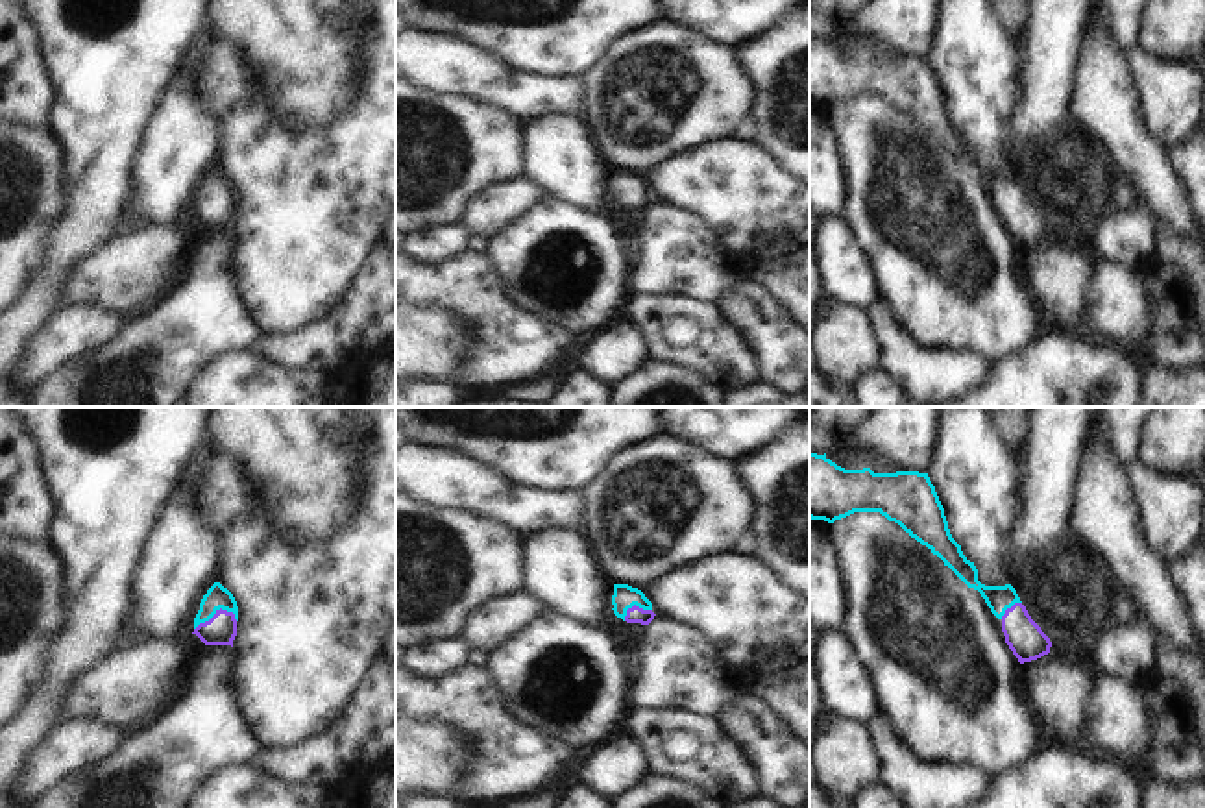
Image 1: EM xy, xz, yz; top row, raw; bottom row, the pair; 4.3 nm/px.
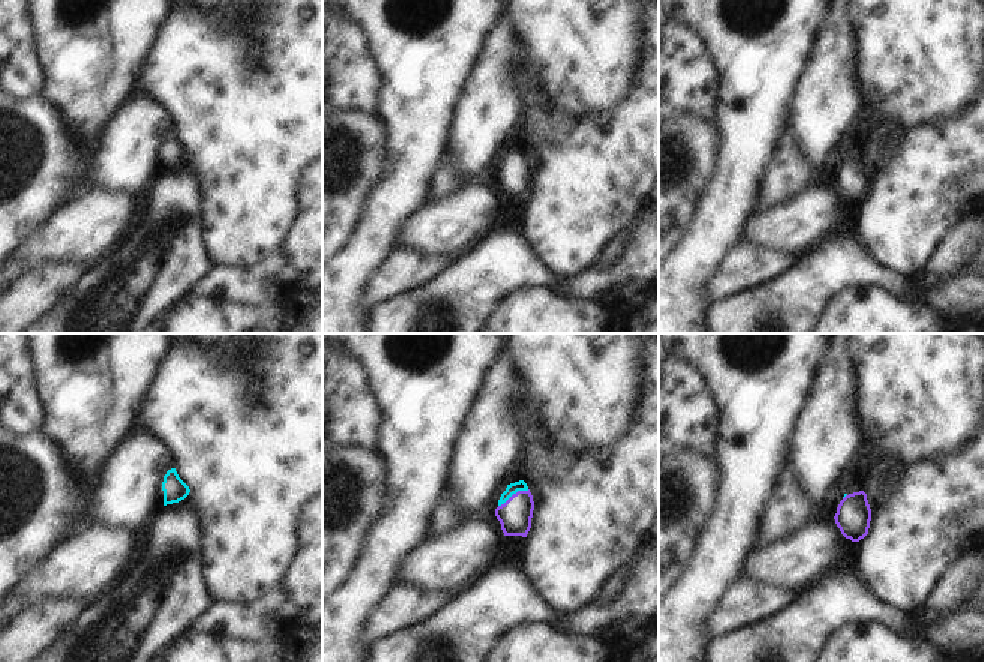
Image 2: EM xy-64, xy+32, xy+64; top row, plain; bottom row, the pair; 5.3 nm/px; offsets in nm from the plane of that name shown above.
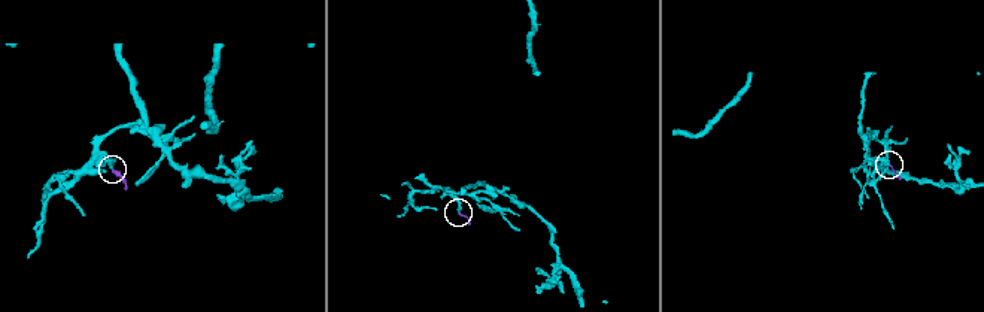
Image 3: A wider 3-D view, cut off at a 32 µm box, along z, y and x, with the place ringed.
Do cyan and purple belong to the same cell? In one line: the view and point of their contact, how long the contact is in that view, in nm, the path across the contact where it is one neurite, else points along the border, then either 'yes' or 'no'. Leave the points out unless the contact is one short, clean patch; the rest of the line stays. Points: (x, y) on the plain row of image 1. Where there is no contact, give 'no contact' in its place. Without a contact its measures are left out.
xy (217, 195) | 200 nm | across xy (217, 182), (217, 195), (217, 211), (220, 215) | yes

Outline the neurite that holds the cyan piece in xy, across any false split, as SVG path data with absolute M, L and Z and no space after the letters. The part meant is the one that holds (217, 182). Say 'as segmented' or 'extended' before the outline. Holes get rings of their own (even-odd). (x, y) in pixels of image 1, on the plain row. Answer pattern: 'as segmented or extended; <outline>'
extended; M214 168L200 189L194 218L205 231L231 231L237 222L238 192L233 179Z

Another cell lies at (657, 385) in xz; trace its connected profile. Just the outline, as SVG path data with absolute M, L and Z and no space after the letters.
M651 362L614 385L612 407L732 407L732 390L686 366Z

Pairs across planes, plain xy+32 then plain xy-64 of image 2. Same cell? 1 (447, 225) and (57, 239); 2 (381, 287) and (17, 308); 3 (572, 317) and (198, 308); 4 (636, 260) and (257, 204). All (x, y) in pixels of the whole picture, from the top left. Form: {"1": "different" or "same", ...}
{"1": "same", "2": "same", "3": "same", "4": "different"}

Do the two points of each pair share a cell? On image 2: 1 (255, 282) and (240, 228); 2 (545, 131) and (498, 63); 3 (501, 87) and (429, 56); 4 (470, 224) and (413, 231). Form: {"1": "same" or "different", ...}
{"1": "different", "2": "different", "3": "different", "4": "same"}

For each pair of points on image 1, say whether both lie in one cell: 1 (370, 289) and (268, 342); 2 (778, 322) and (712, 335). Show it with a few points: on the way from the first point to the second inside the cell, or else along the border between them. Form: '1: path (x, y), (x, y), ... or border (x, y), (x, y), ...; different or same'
1: path (350, 317), (322, 344), (296, 344); same
2: border (719, 304), (756, 355), (760, 368); different

